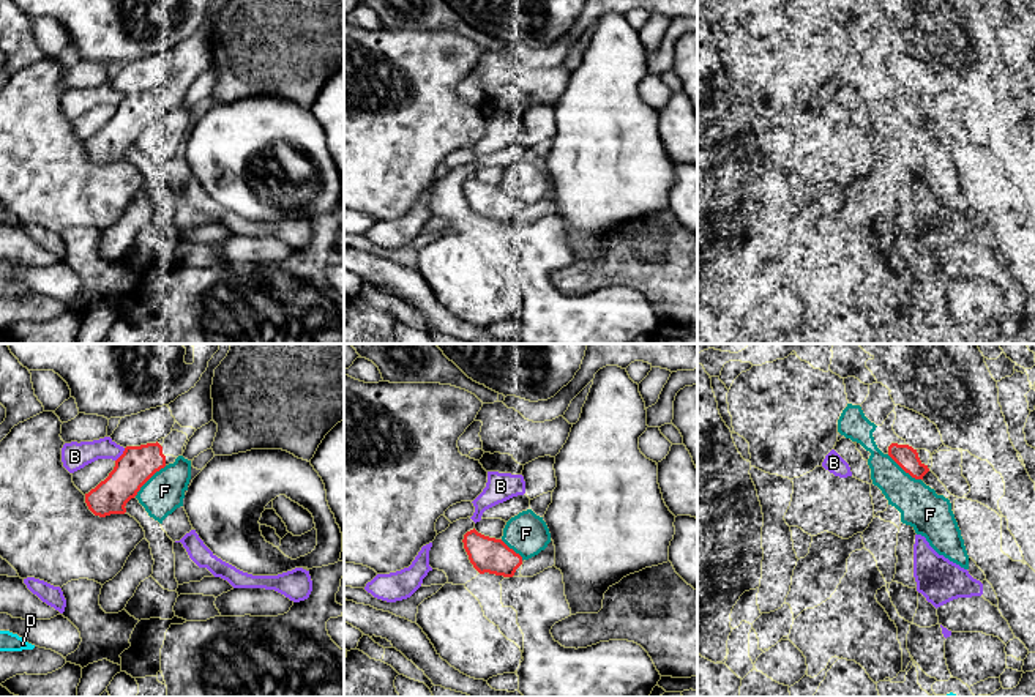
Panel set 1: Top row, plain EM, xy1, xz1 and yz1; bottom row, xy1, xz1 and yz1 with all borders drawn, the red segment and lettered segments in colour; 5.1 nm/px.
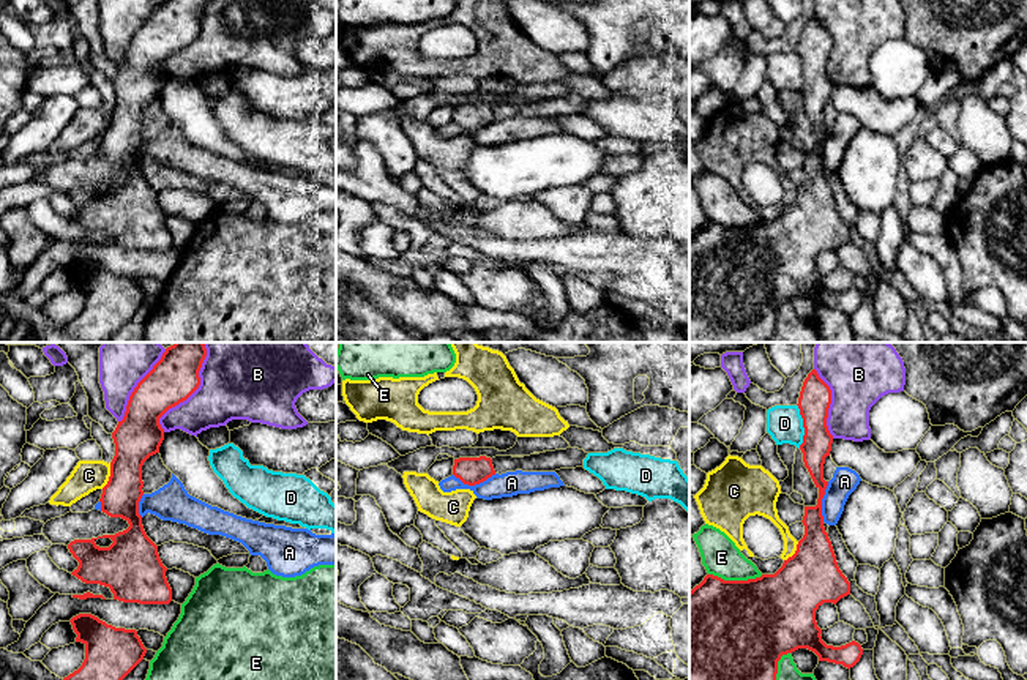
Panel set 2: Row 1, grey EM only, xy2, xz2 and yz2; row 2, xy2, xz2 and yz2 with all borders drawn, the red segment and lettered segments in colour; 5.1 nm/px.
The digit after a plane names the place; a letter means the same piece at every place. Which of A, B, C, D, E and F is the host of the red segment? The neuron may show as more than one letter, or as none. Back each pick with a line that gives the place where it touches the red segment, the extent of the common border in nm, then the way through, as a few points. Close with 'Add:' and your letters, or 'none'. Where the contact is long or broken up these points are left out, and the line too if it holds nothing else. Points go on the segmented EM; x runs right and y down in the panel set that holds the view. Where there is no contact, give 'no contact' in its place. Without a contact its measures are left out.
Add: none

